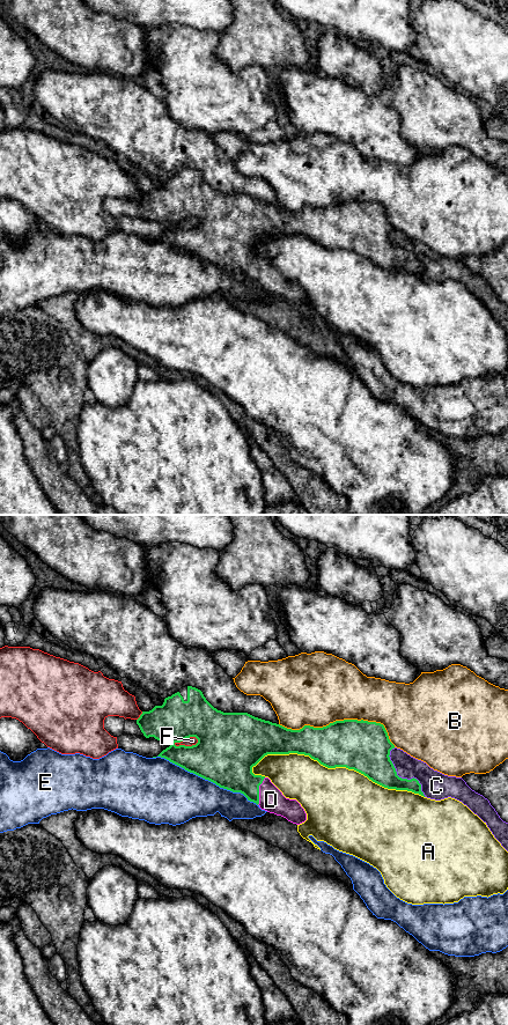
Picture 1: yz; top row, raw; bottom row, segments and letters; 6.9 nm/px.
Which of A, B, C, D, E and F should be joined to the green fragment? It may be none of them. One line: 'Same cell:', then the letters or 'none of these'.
Same cell: D

